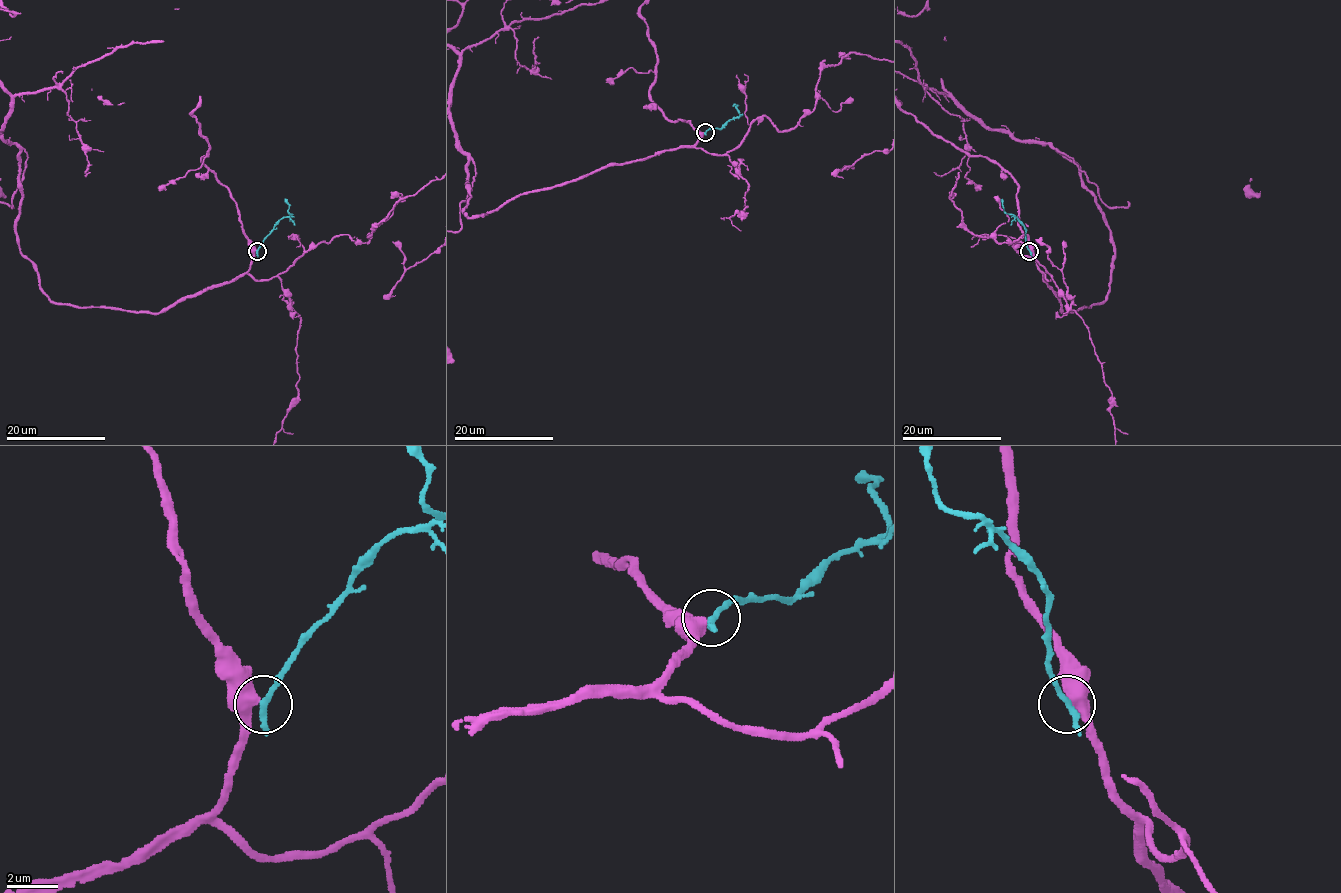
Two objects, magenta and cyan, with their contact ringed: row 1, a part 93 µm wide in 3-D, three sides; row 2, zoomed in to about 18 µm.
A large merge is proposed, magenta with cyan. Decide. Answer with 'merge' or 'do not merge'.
do not merge

